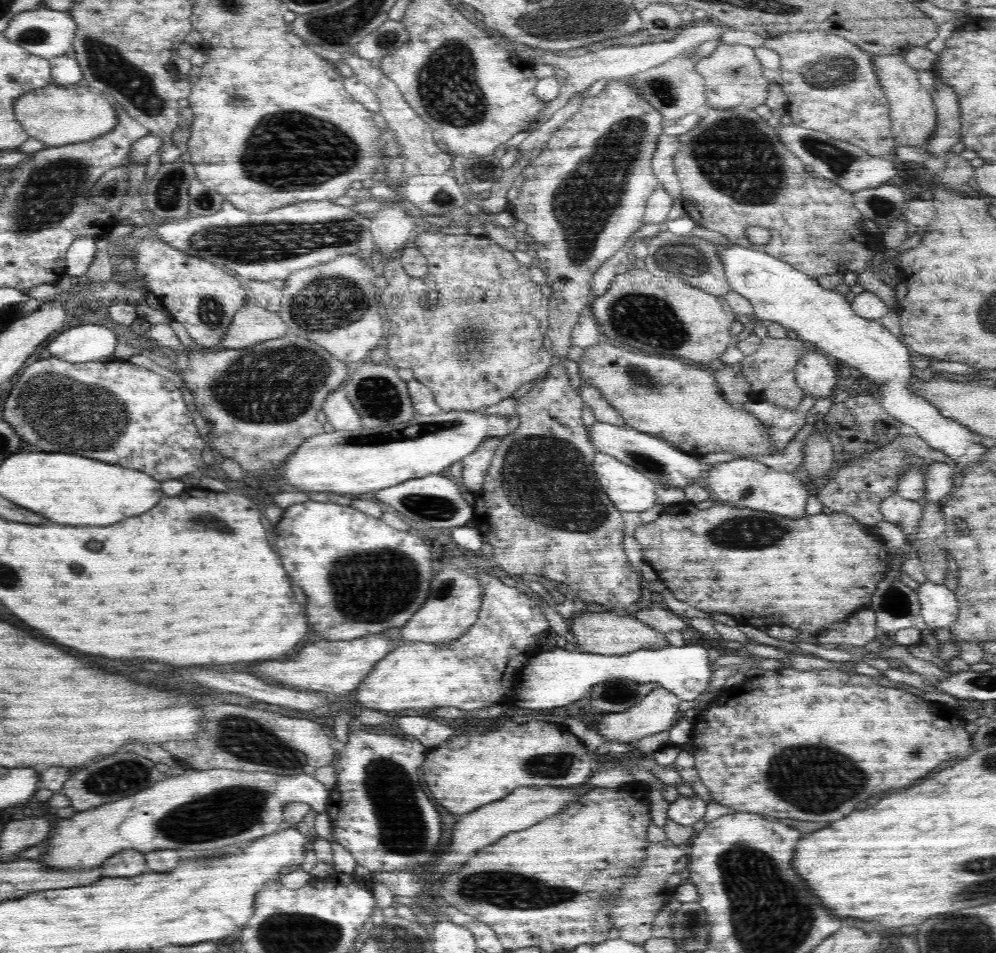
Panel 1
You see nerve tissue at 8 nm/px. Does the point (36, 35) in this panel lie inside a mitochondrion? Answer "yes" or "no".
yes

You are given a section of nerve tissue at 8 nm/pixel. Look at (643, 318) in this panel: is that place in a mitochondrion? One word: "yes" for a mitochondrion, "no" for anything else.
yes

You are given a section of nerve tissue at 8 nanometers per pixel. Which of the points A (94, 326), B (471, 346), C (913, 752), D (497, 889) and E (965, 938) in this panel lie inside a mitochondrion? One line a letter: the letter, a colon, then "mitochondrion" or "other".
A: other
B: mitochondrion
C: mitochondrion
D: mitochondrion
E: mitochondrion

